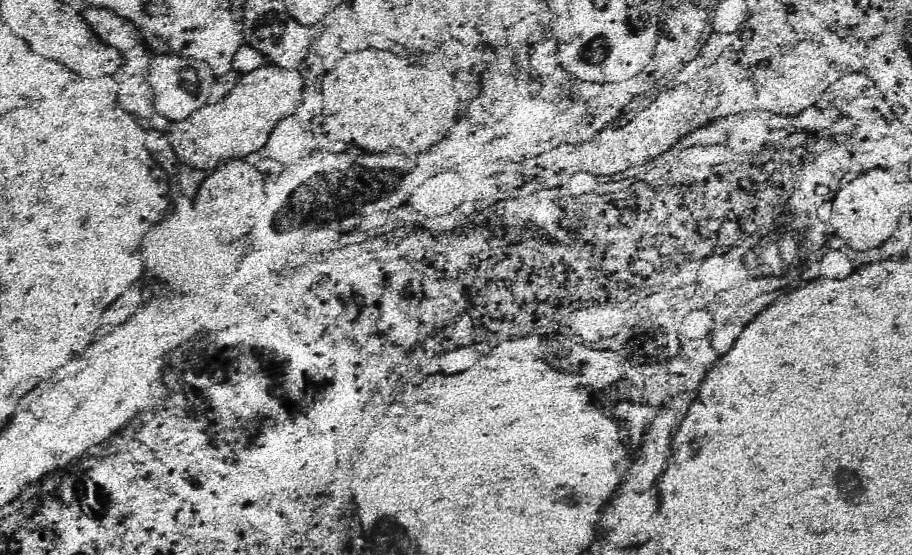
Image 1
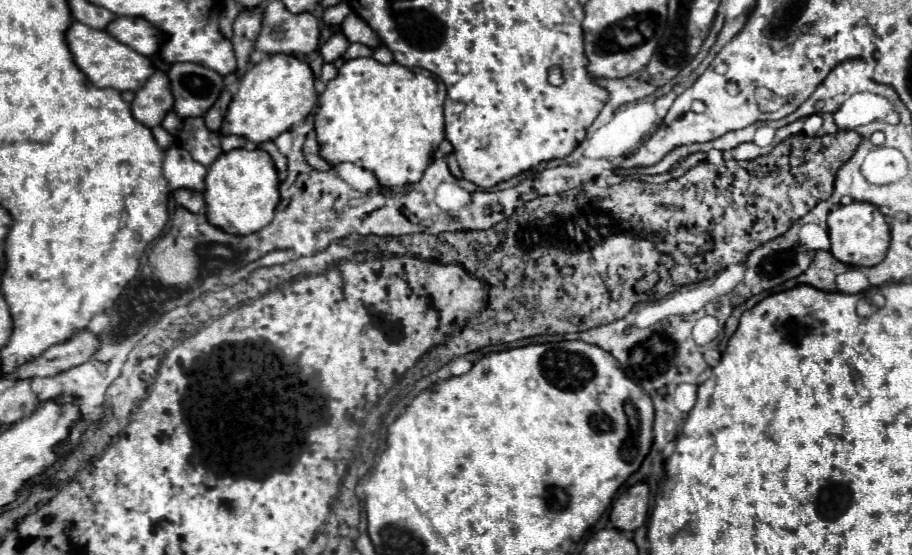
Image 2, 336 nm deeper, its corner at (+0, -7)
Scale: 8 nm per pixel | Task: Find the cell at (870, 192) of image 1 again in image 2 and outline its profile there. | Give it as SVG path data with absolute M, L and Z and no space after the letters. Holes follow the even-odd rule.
M852 202L848 206L838 206L828 216L828 232L832 248L830 252L836 256L836 260L850 264L850 266L872 266L884 260L884 252L890 244L890 228L884 218L884 214L878 210L878 206L870 202Z

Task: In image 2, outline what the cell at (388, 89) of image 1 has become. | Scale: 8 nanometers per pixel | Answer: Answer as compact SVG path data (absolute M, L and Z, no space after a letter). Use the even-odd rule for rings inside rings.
M374 58L348 60L338 68L338 76L326 84L320 96L320 110L316 112L316 138L320 144L320 156L330 164L354 162L370 170L382 186L402 188L422 178L424 170L432 162L438 144L444 140L444 100L446 88L436 82L428 70L406 68L396 62L380 64Z

